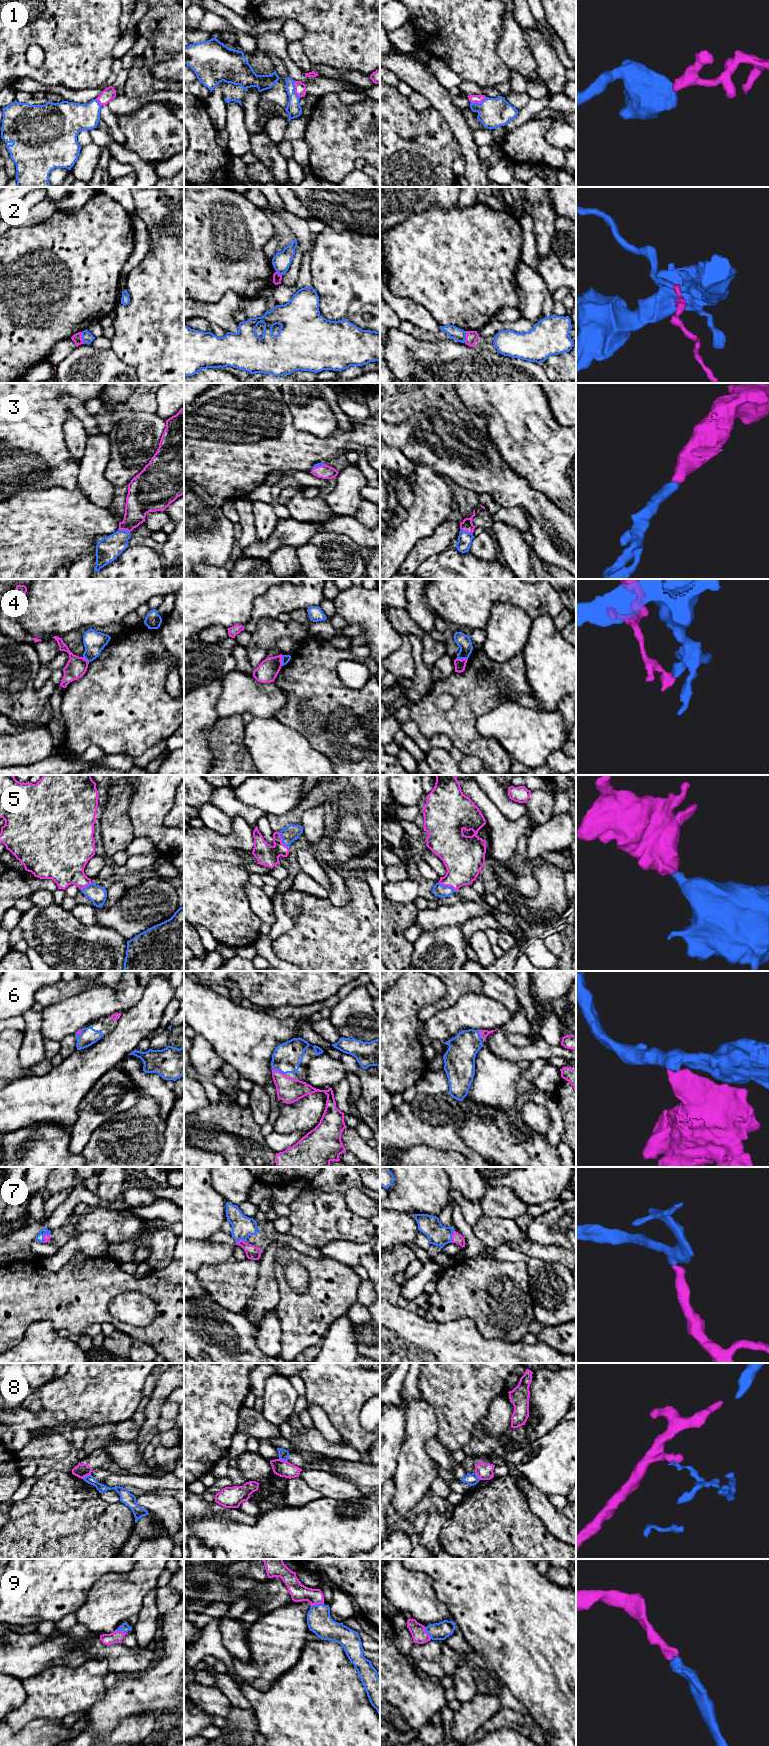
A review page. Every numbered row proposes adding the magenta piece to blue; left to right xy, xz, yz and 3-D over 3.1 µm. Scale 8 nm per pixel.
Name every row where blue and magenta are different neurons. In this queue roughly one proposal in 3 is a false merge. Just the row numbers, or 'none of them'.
2, 4, 8

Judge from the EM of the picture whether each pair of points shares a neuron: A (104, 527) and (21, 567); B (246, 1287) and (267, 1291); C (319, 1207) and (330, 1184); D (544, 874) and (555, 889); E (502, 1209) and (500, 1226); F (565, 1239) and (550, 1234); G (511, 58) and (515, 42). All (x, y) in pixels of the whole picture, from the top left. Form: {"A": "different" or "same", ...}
{"A": "same", "B": "different", "C": "same", "D": "same", "E": "different", "F": "same", "G": "same"}

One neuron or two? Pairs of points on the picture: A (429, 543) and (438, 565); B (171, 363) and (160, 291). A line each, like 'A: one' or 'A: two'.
A: two
B: one

